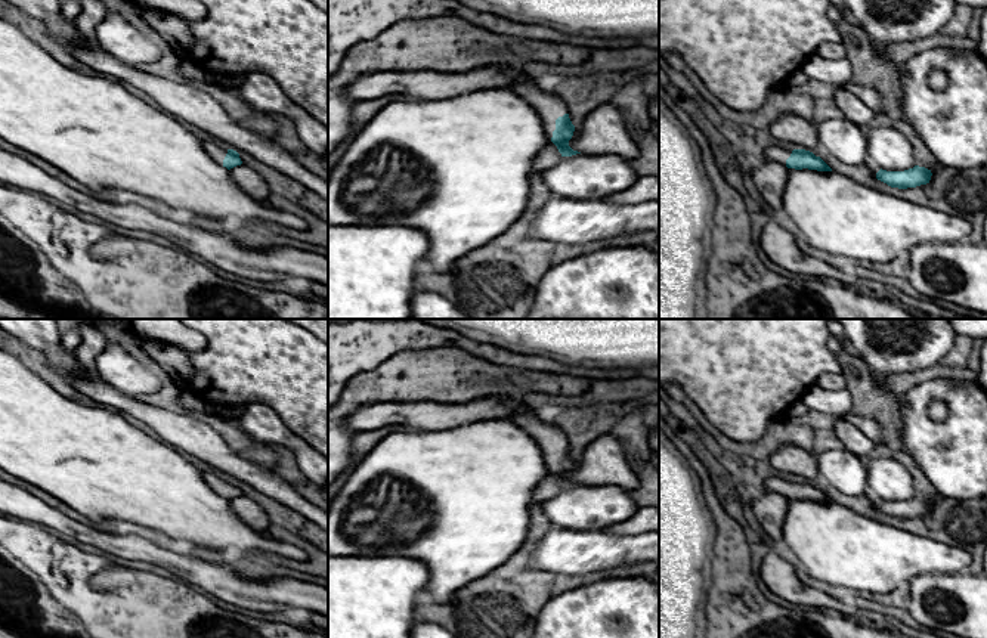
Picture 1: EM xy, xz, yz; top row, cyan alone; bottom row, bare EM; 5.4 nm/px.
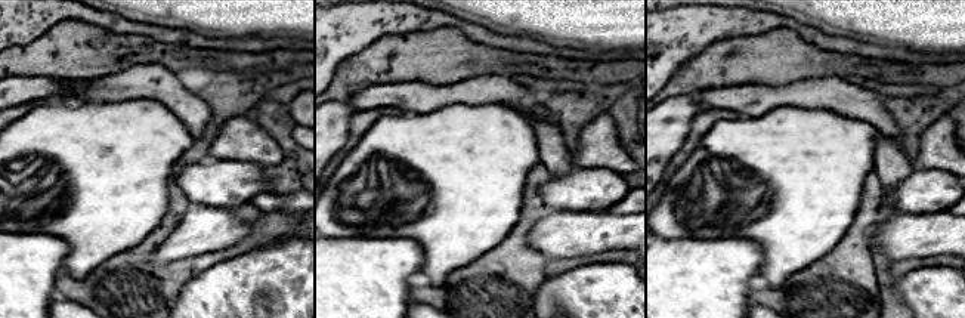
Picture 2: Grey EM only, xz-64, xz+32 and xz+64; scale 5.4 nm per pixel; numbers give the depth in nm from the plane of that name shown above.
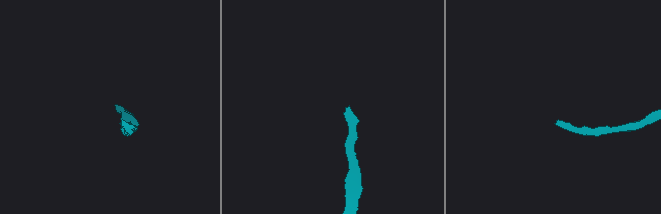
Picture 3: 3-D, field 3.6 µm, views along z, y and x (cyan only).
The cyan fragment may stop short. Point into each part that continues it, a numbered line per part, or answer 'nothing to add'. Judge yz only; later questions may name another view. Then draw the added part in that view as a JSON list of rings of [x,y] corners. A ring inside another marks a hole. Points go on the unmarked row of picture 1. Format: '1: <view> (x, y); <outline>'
1: yz (779, 483); [[[776,474],[767,480],[767,489],[770,492],[786,496],[786,490],[790,487],[793,480],[799,480],[799,478],[792,478],[783,474]]]

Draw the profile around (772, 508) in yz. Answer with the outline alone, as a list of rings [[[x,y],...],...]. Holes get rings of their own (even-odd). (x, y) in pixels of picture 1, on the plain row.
[[[767,492],[752,501],[754,514],[762,532],[773,541],[782,539],[782,527],[788,515],[789,499],[780,493]]]

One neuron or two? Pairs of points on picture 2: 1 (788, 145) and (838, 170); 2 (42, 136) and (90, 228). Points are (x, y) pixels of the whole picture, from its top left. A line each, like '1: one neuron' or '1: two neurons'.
1: one neuron
2: one neuron

